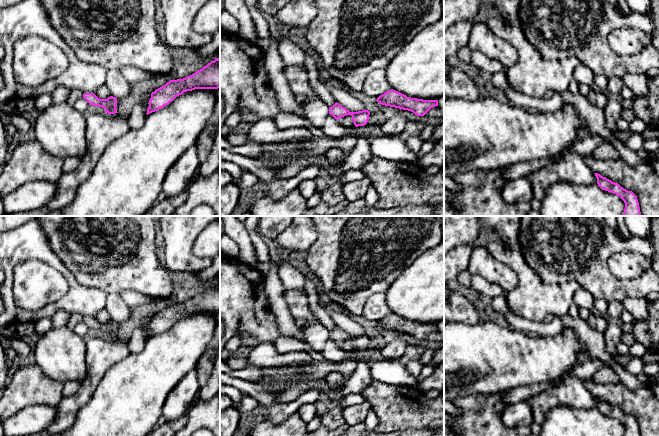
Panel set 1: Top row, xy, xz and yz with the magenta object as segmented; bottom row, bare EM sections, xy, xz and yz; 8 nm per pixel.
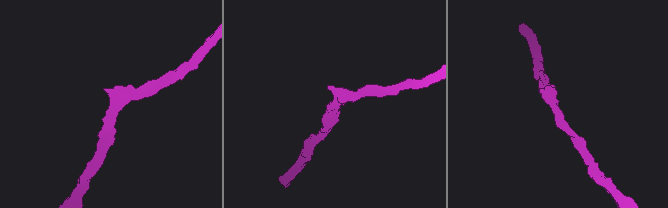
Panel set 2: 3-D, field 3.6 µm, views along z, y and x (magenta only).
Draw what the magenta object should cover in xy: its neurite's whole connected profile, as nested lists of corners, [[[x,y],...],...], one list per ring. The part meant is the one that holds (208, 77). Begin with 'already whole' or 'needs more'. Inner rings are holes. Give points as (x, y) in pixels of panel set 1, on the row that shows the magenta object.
already whole; [[[220,59],[211,61],[202,69],[183,79],[170,80],[151,93],[147,115],[158,111],[177,96],[195,89],[218,89],[220,87]]]

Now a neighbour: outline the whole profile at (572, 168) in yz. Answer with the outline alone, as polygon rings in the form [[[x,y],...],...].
[[[572,146],[565,148],[558,154],[558,157],[560,158],[559,161],[552,162],[526,176],[532,186],[534,198],[542,200],[546,189],[557,182],[568,182],[575,185],[598,185],[597,178],[586,164],[584,157],[577,154]]]

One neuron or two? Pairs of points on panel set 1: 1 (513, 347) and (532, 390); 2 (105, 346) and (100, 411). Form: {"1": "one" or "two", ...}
{"1": "two", "2": "two"}

